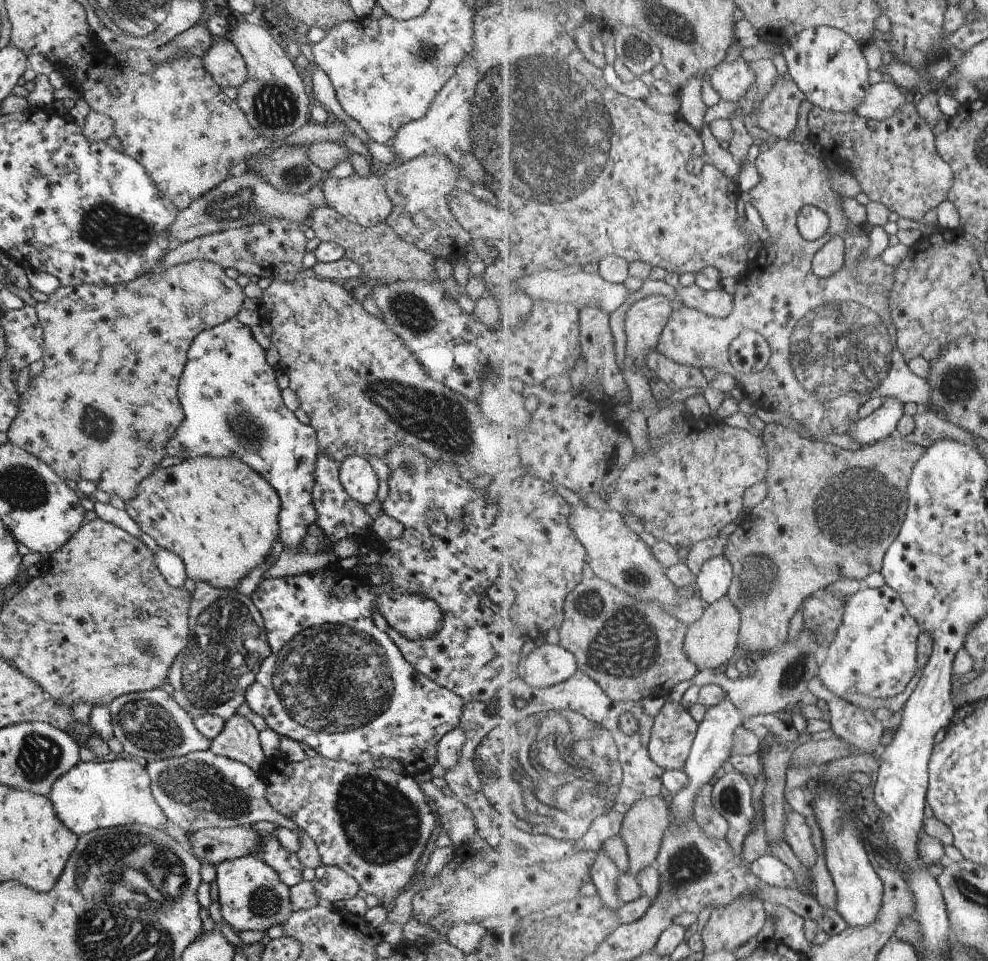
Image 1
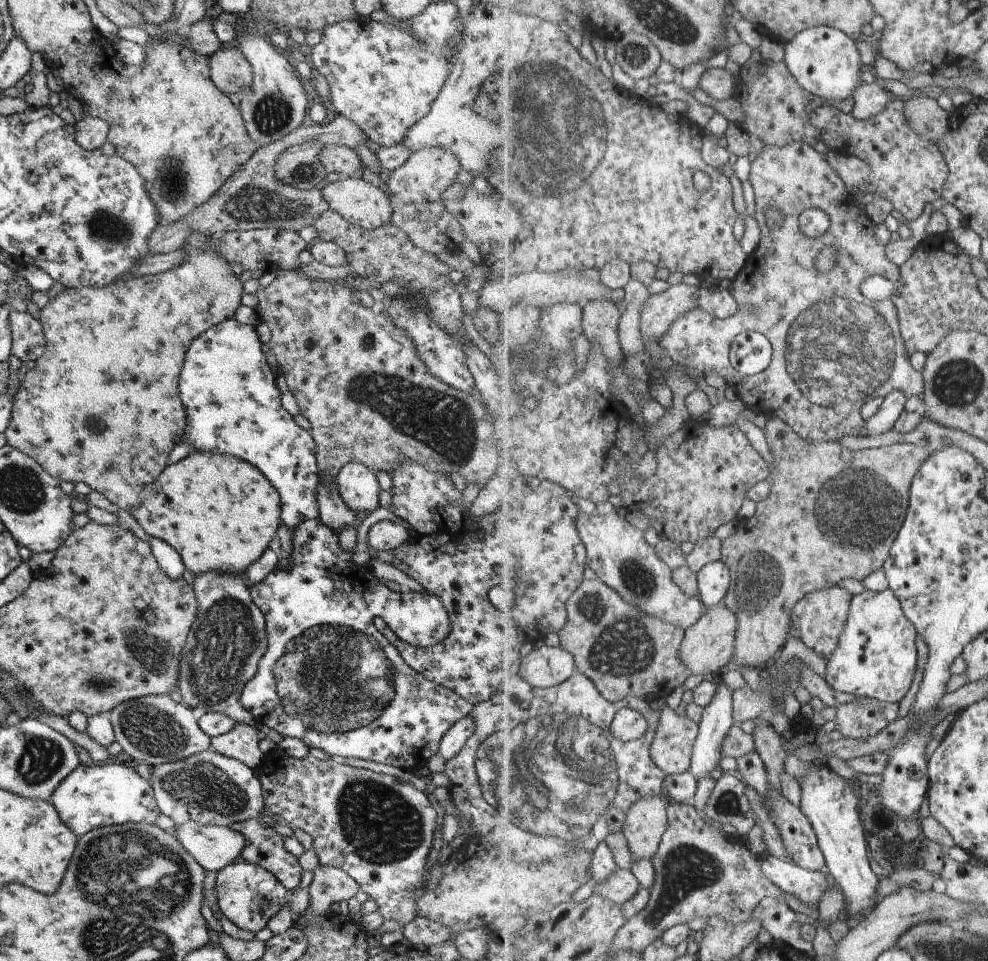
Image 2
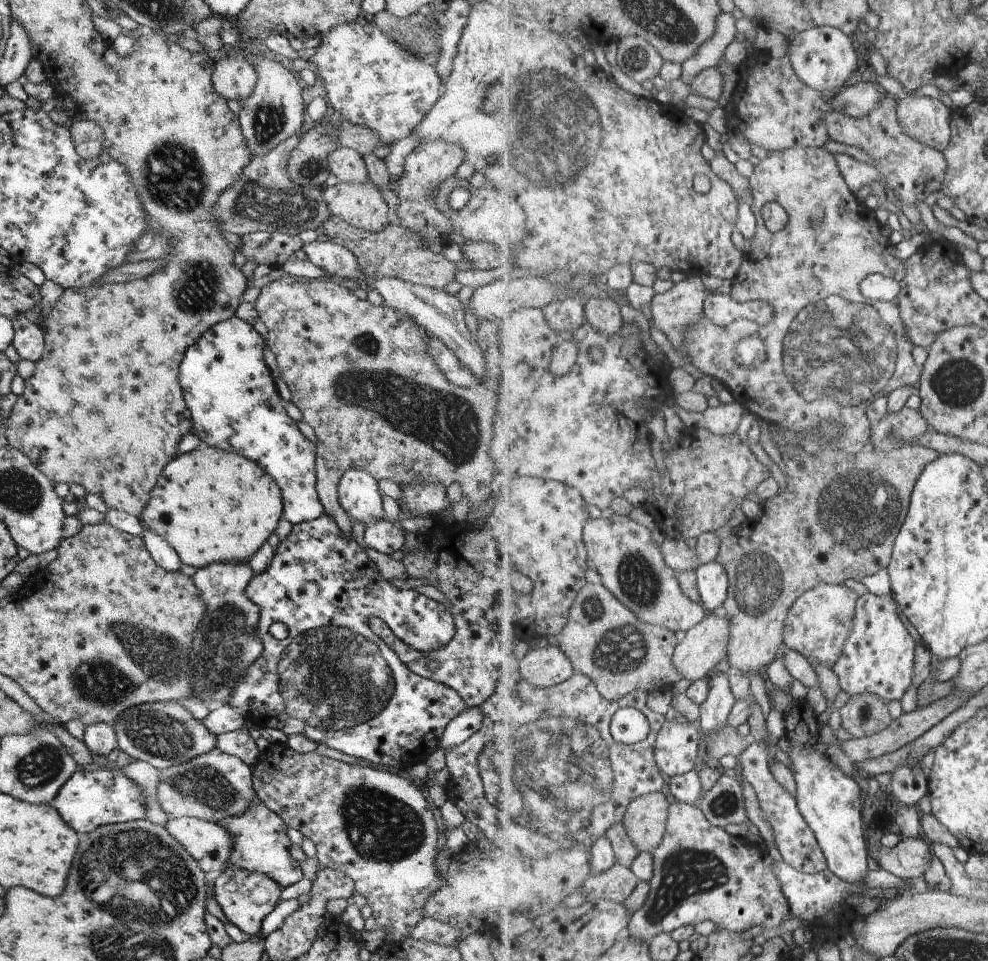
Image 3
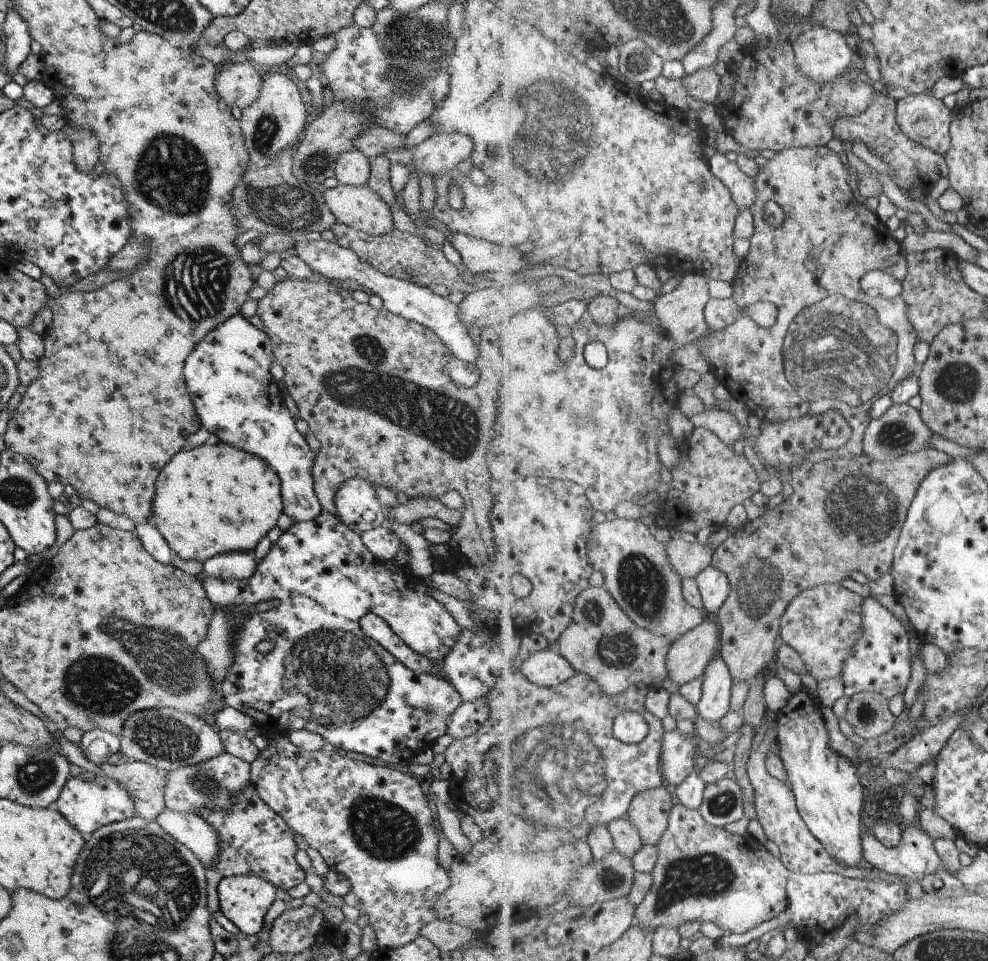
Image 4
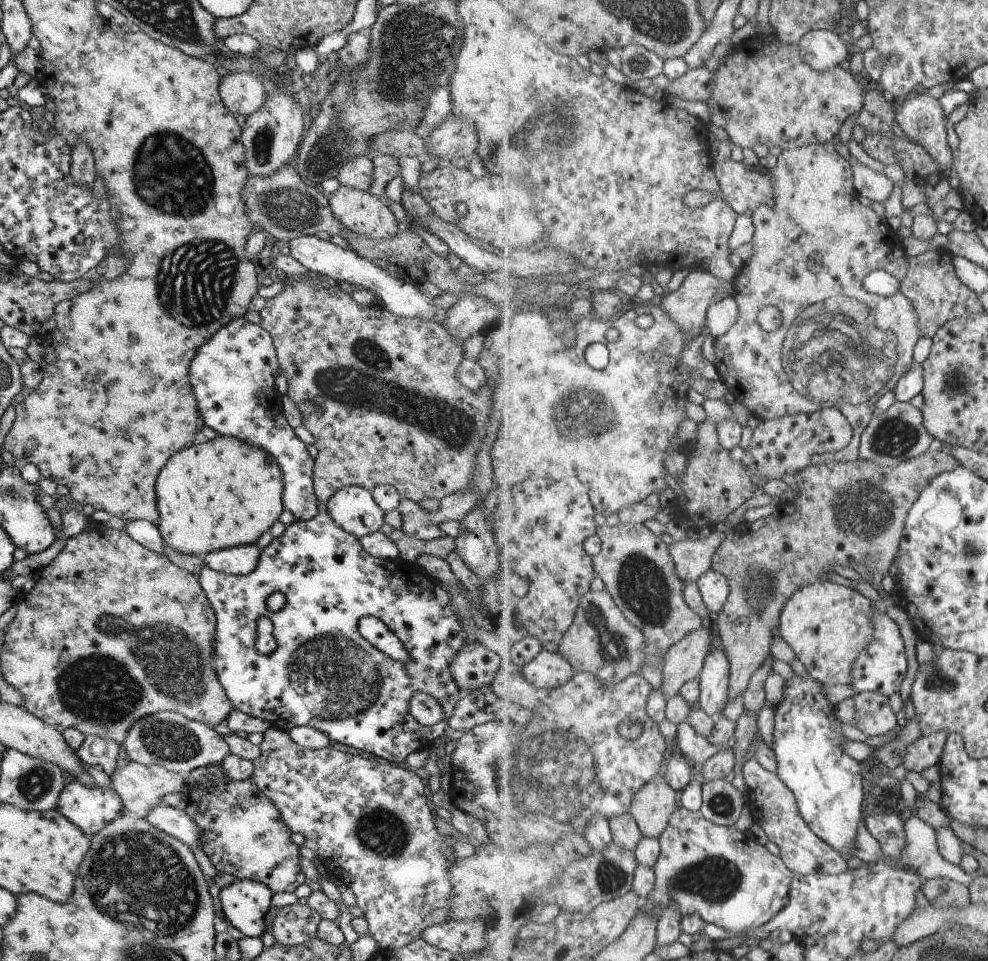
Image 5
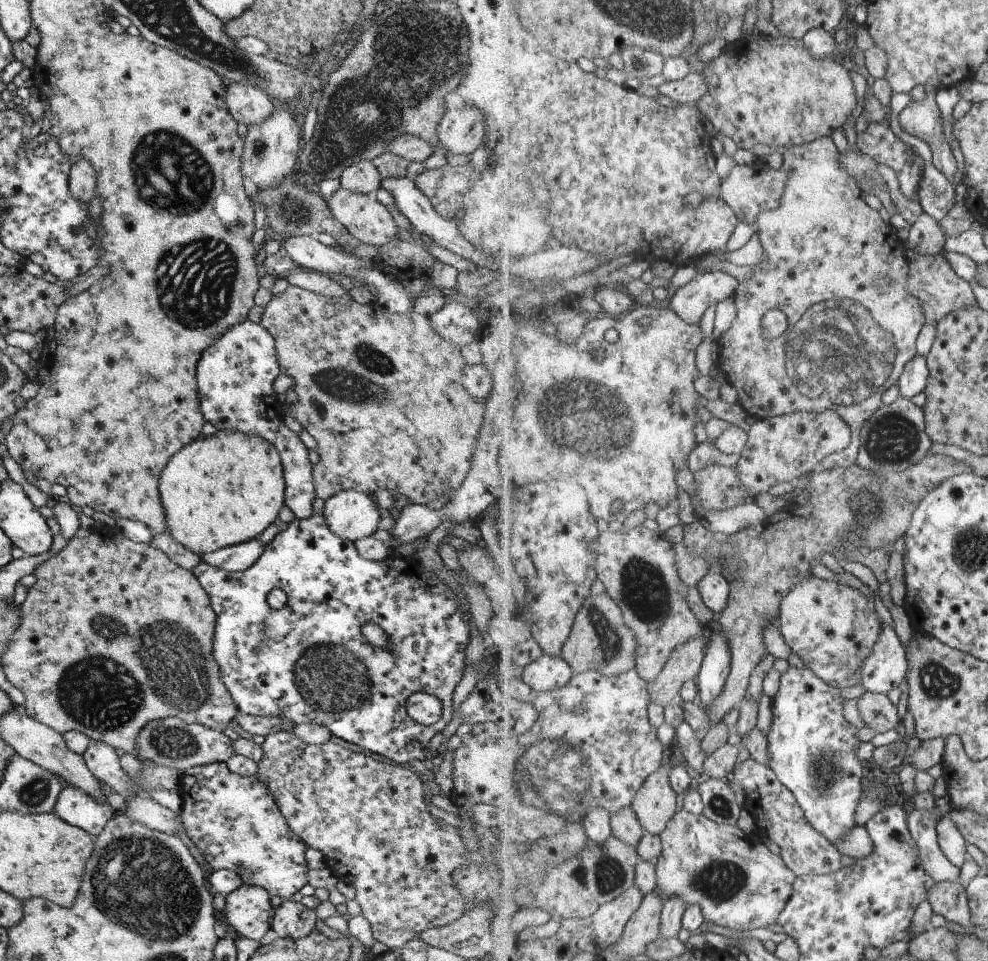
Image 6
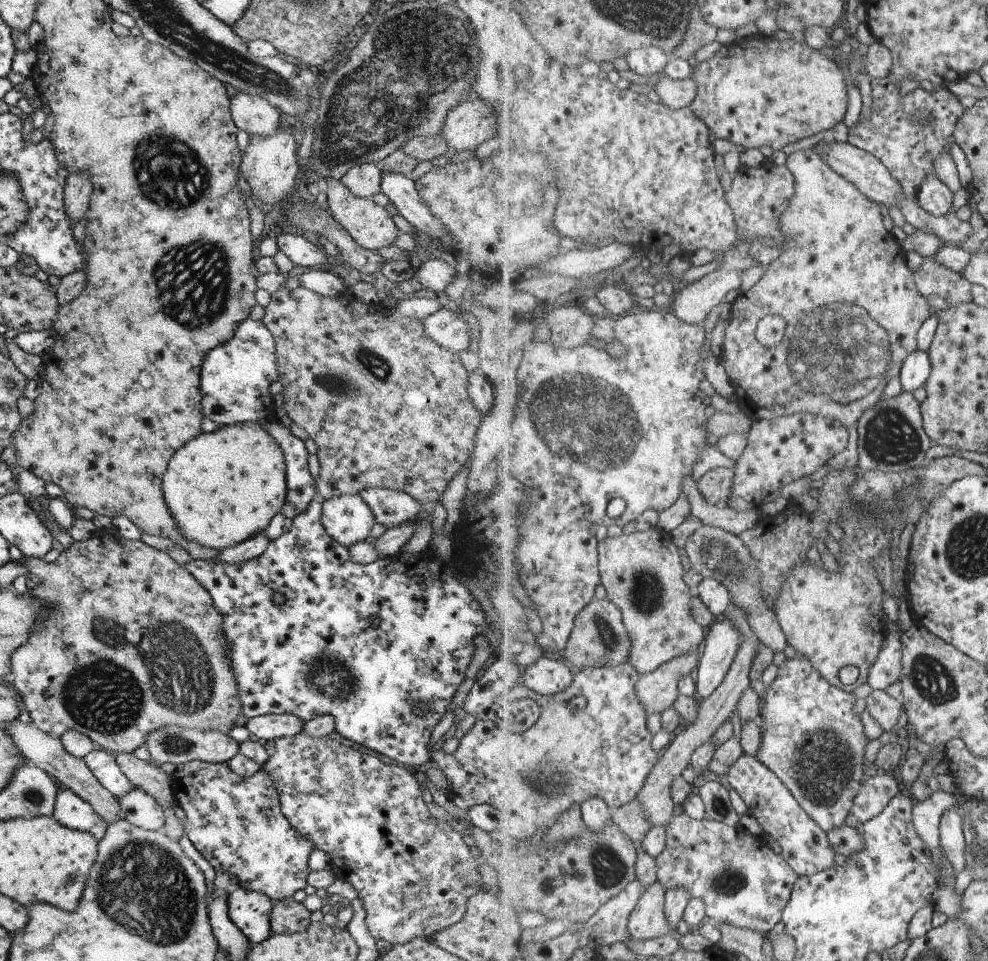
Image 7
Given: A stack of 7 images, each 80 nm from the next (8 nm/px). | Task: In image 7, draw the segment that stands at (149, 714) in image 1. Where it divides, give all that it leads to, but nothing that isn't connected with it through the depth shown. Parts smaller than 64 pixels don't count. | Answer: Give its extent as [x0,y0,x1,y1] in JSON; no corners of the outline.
[143,726,238,767]

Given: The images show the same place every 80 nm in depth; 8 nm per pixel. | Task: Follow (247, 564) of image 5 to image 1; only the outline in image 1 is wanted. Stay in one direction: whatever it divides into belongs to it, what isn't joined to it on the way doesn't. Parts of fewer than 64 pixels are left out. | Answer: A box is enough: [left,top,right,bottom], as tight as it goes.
[166,582,269,720]

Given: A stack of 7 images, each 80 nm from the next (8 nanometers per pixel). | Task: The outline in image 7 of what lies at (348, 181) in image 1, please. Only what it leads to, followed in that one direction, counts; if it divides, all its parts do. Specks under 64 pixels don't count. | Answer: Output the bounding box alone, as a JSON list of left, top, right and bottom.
[325,180,399,250]

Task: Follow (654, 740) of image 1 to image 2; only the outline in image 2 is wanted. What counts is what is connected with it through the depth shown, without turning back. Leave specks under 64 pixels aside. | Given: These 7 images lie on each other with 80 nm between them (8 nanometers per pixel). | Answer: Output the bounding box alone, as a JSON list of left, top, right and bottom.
[651,706,699,776]

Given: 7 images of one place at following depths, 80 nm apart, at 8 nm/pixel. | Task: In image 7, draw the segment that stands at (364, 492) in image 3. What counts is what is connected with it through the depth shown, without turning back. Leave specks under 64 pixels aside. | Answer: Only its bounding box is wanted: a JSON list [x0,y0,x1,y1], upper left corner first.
[321,494,375,546]

